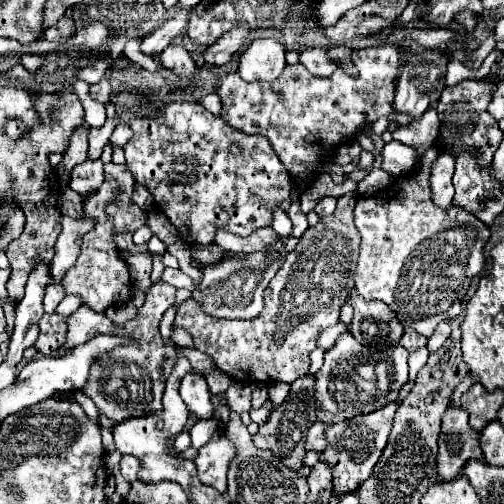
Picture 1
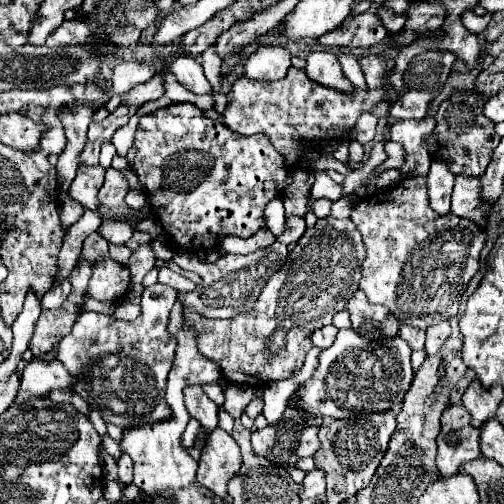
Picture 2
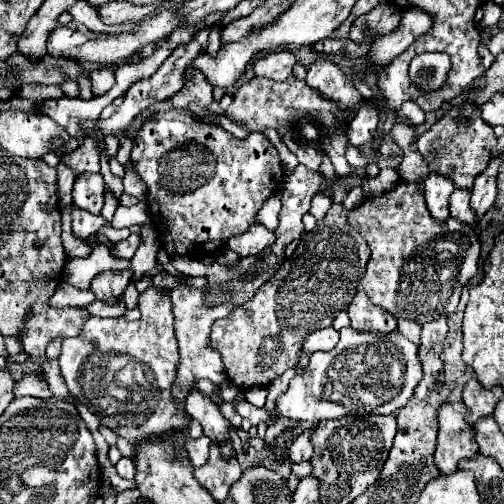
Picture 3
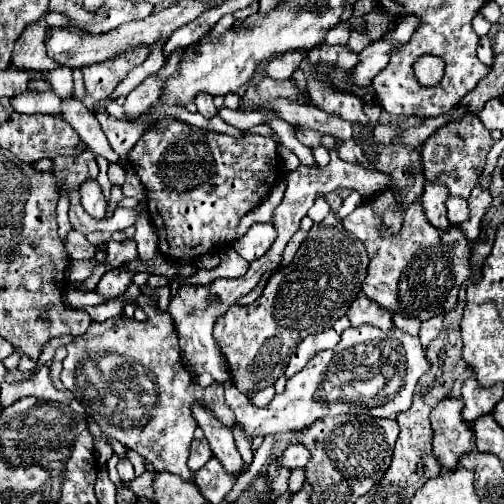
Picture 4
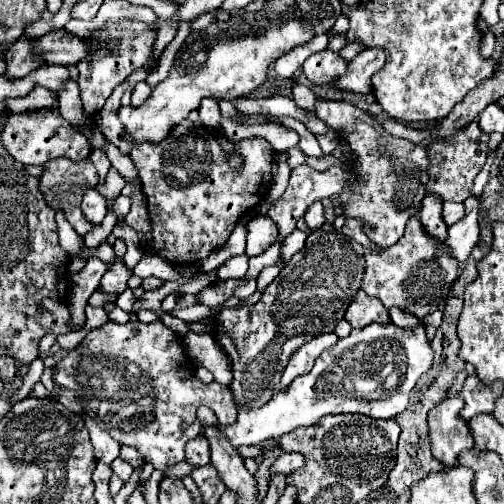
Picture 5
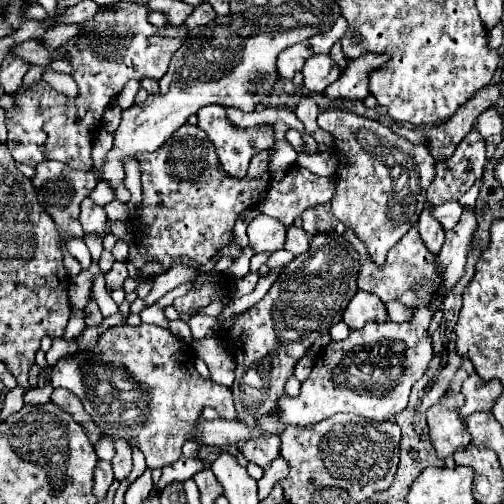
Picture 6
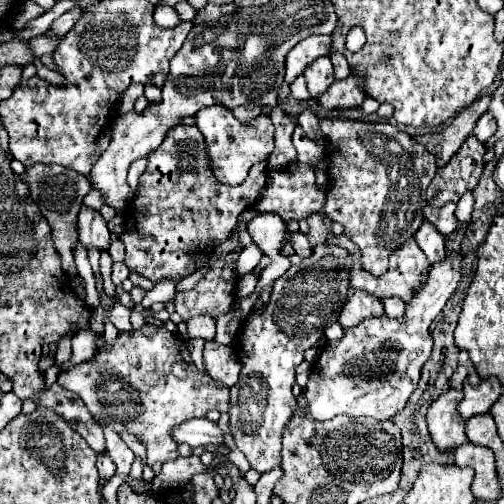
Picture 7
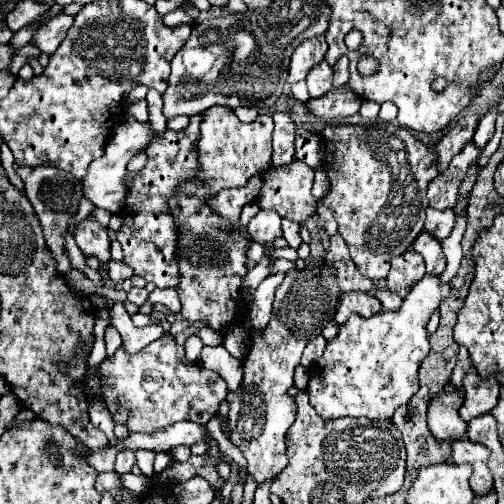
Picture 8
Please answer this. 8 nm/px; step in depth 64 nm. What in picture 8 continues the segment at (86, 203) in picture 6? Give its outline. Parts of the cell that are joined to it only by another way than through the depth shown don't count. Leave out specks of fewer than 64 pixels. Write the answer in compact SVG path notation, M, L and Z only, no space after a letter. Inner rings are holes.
M92 214L86 216L82 222L76 224L76 232L74 232L74 240L78 244L78 248L90 256L98 256L100 262L108 262L110 260L110 238L108 238L108 228L100 228L100 224L96 224L92 220Z

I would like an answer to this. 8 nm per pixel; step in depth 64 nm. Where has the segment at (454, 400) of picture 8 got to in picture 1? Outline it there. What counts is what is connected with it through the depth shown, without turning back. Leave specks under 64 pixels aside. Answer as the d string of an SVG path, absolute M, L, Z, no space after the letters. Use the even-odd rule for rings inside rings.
M448 408L442 416L442 432L438 438L438 458L436 470L442 482L452 482L462 474L468 460L482 460L484 452L480 448L480 434L470 428L468 412L462 408Z

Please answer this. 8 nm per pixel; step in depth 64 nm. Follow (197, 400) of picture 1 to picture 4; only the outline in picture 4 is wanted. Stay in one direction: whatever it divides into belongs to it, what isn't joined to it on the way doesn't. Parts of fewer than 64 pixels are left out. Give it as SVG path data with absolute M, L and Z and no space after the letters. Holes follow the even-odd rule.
M200 400L192 406L192 416L198 422L198 426L204 430L204 438L210 442L212 454L222 462L222 466L228 472L242 472L242 458L236 450L234 438L232 438L232 430L224 428L224 424L220 424L220 420L216 420L210 412L210 408L204 408L204 404L200 404Z

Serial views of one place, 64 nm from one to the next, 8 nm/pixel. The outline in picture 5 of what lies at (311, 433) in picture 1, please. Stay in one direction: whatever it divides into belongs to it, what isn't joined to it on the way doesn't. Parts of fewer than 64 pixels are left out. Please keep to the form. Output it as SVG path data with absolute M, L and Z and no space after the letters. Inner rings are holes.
M284 452L284 454L280 454L280 456L276 458L276 462L272 464L270 472L272 472L272 474L276 474L276 472L280 472L280 474L290 474L290 472L294 472L296 468L300 468L302 464L304 464L304 456L300 456L300 452Z

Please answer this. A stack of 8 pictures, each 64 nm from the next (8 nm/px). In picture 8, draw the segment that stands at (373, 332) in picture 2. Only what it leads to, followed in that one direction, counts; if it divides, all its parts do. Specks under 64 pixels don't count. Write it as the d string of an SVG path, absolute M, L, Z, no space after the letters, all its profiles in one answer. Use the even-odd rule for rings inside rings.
M348 292L340 298L334 320L338 324L344 324L352 314L358 314L358 316L368 316L370 314L370 316L374 316L380 310L382 310L382 304L376 296L362 294L362 292Z

